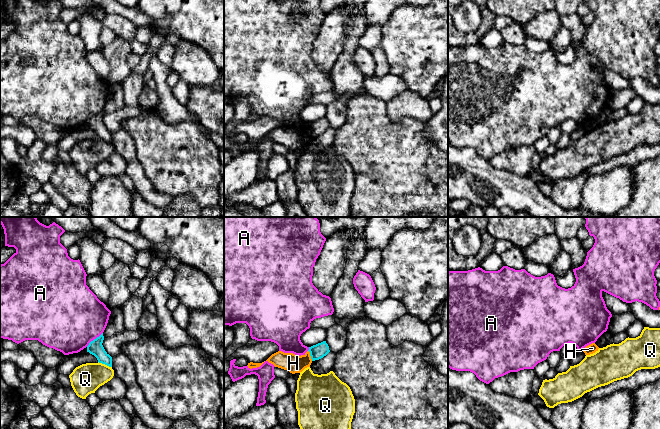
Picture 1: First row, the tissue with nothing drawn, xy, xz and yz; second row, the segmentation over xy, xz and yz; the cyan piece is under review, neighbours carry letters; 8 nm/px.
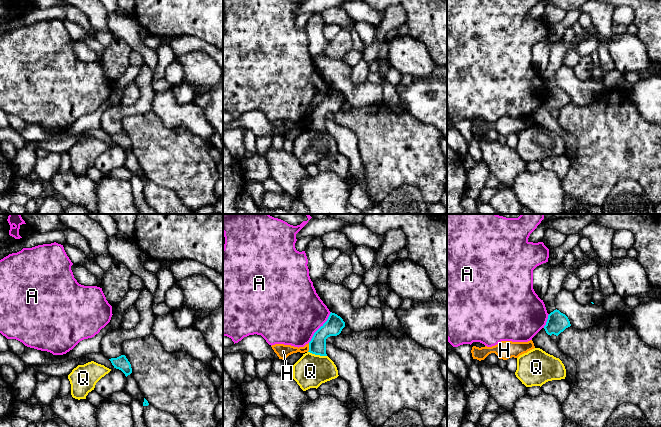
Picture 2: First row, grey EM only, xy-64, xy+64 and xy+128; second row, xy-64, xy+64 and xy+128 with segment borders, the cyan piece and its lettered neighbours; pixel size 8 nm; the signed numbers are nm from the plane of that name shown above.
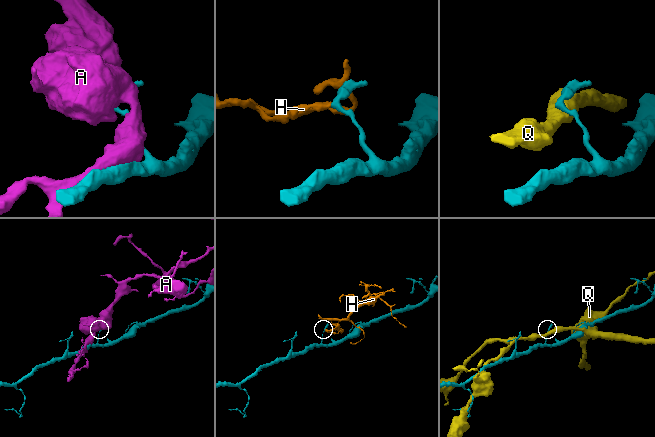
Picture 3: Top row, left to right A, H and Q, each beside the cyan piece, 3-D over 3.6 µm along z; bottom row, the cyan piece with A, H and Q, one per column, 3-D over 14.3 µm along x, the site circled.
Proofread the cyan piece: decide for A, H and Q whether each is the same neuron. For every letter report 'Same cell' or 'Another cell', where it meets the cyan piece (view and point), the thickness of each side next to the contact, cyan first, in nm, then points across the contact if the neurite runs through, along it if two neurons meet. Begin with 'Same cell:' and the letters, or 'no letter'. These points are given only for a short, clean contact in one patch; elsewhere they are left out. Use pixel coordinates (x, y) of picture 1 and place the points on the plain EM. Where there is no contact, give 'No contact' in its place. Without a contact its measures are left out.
Same cell: no letter
A: Another cell. Touches cyan at xy (94, 115). Thickness 120 nm (cyan) against 480 nm
H: Another cell. Touches cyan at xz (310, 131). Thickness 120 nm (cyan) against 150 nm. Boundary: xz (308, 126), (312, 136)
Q: Another cell. Touches cyan at xy (105, 140). Thickness 120 nm (cyan) against 240 nm

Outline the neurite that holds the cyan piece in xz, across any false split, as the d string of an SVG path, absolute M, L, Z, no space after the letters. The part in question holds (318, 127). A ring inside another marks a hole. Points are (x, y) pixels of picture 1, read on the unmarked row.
M326 117L309 123L308 127L310 128L312 137L319 136L330 128L329 122Z

